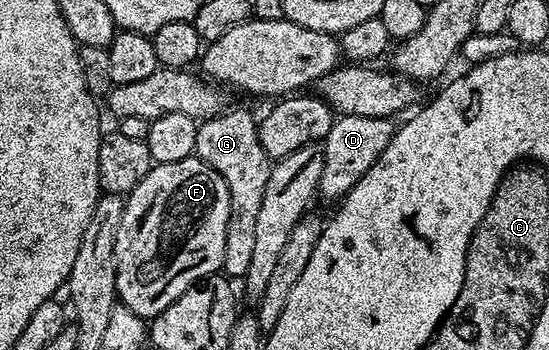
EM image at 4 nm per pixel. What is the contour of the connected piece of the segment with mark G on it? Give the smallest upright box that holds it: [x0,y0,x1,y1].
[195,108,273,278]

